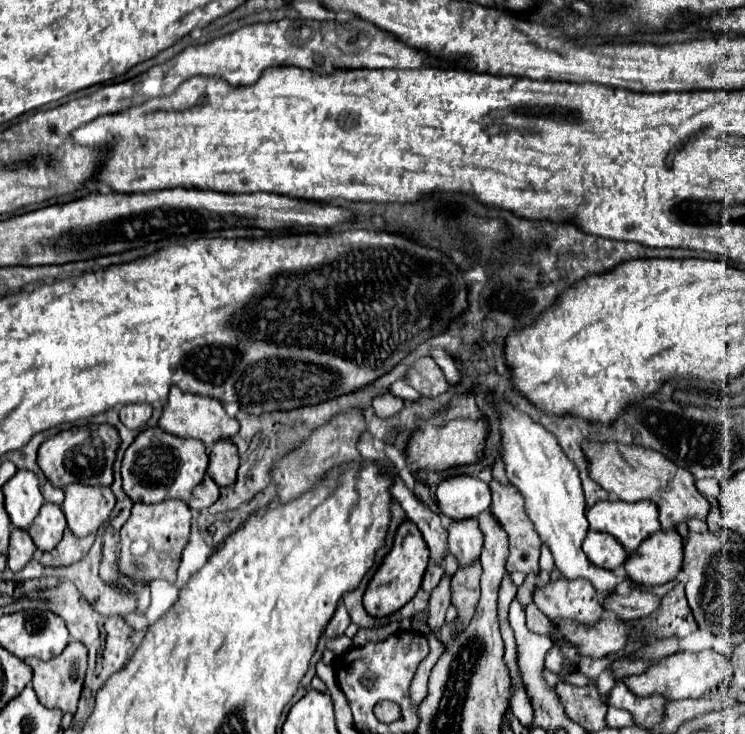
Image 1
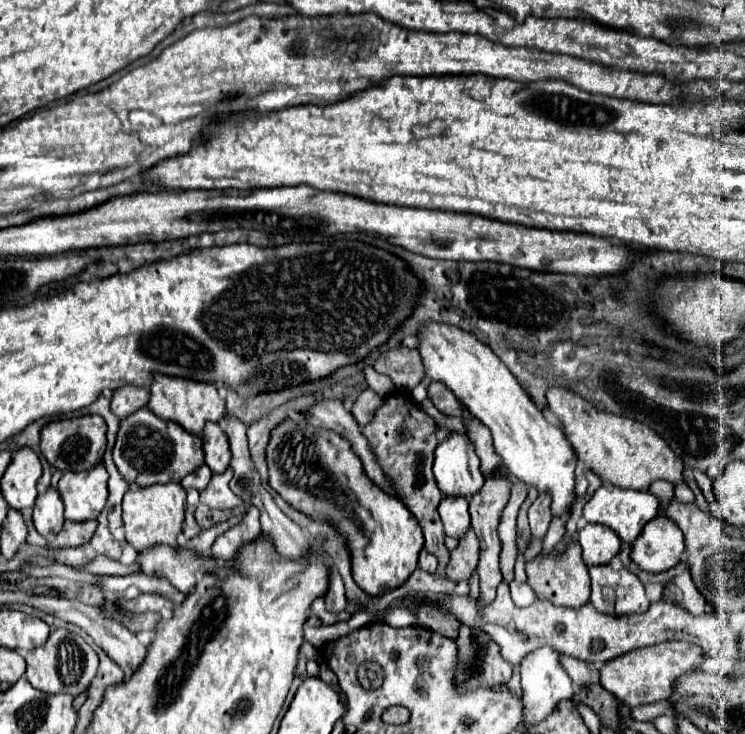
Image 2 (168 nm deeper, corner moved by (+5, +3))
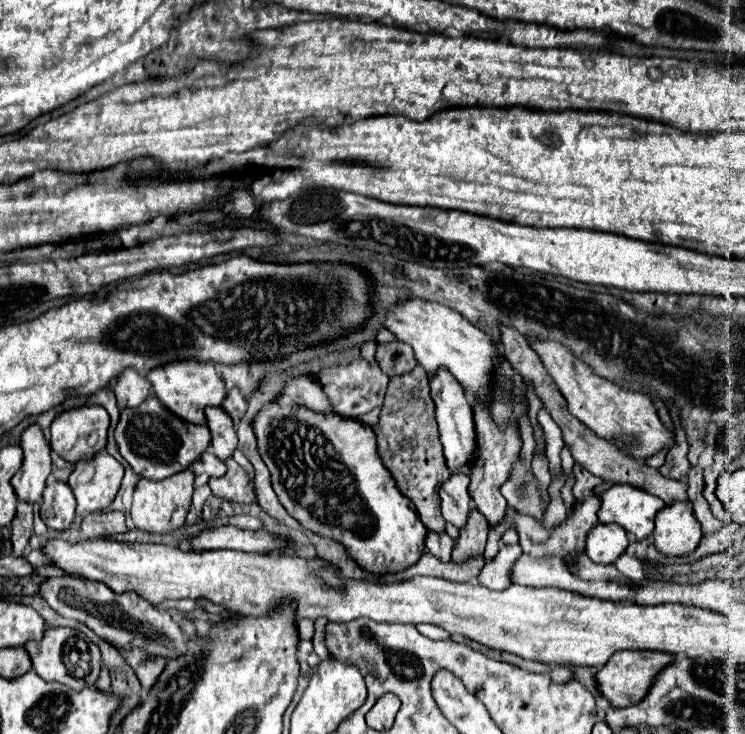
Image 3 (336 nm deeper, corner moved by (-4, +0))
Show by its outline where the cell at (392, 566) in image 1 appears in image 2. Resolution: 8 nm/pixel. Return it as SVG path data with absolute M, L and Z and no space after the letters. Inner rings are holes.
M288 419L272 431L266 459L270 485L274 491L278 491L294 509L314 519L332 521L332 525L348 539L352 551L352 577L364 593L370 597L380 597L400 587L412 575L412 571L418 567L418 553L424 547L422 529L416 517L400 499L390 497L388 493L382 493L382 489L374 487L374 483L362 473L362 463L354 453L350 453L350 445L346 445L342 437L334 437L334 433L328 429L316 429L310 423Z

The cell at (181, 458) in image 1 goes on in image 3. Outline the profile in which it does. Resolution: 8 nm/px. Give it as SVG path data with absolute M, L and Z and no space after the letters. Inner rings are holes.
M149 396L137 408L121 408L119 424L115 428L115 440L121 456L129 462L137 476L149 480L163 480L185 470L203 450L211 444L207 424L187 424L179 416L167 412L157 396Z

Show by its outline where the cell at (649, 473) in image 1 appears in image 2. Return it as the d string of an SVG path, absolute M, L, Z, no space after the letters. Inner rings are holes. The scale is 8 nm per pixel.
M554 387L550 393L546 393L546 399L550 411L560 419L562 431L574 447L578 461L594 471L604 483L634 491L648 491L648 487L658 479L670 481L674 487L684 483L682 461L666 445L666 441L662 441L662 437L658 437L652 429L646 429L646 425L596 411L590 403L574 397L574 393L566 393L566 389Z

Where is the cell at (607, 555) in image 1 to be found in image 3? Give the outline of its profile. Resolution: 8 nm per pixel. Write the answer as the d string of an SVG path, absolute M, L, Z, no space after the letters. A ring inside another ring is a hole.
M595 524L587 534L587 554L597 564L613 564L627 548L627 534L617 524Z

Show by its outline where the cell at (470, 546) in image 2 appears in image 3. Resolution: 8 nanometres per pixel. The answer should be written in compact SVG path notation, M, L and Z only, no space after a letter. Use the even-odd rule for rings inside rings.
M473 508L469 512L467 524L459 530L459 536L455 540L451 558L455 562L463 562L463 560L467 560L471 556L483 554L485 540L487 540L487 532L489 532L489 524L487 524L485 516L477 508Z

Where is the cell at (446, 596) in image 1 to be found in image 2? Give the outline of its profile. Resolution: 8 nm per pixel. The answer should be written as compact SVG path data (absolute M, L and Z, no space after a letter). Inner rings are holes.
M394 391L392 395L386 397L384 405L376 411L374 419L362 429L362 433L370 441L370 447L374 449L382 469L386 469L386 475L390 475L394 485L398 485L398 493L402 493L400 499L418 519L422 533L424 533L424 541L426 541L424 543L426 551L438 557L438 569L434 577L444 579L446 565L450 561L450 551L444 545L444 529L442 529L442 521L438 515L442 493L432 475L434 449L438 447L434 419L430 419L408 393Z

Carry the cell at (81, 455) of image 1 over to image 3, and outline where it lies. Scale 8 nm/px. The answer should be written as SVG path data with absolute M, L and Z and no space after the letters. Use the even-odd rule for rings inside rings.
M79 406L57 414L51 424L51 448L63 456L67 462L75 464L81 458L93 456L95 452L103 450L107 444L107 428L109 428L109 414L103 406Z

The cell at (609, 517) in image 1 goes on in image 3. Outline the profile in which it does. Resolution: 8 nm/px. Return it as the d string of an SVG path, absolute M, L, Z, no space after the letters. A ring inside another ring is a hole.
M615 484L601 494L599 522L615 522L639 540L653 534L653 518L665 506L657 496L639 490L631 484Z

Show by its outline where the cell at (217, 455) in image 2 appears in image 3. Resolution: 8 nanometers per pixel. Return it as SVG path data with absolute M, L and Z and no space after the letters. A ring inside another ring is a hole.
M221 406L207 408L205 416L207 416L207 426L211 430L211 436L213 436L211 450L221 460L227 460L233 454L233 450L237 448L237 436L235 436L233 420Z

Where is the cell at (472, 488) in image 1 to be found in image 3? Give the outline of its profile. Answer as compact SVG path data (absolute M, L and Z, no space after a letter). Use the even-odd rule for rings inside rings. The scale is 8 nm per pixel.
M437 368L435 376L431 376L429 386L431 386L431 398L437 404L437 422L439 422L447 466L449 470L455 472L461 466L467 466L475 452L475 424L471 420L471 400L467 398L463 386L459 386L459 382L445 368Z

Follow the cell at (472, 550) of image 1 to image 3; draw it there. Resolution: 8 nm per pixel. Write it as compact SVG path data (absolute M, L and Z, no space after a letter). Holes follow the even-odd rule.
M453 472L449 480L443 482L439 488L443 518L457 528L461 528L467 522L467 512L471 508L467 488L469 488L469 476L465 472Z

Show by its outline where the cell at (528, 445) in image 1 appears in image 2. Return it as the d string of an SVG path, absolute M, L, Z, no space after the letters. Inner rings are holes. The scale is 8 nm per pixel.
M428 323L418 333L418 351L424 361L426 379L412 391L416 403L426 399L426 385L430 381L442 381L448 389L462 399L474 417L478 417L490 431L494 447L498 449L504 467L526 487L536 487L538 493L546 493L552 499L552 519L566 519L574 501L574 469L576 453L566 441L560 427L546 421L542 411L536 407L516 377L506 365L492 353L492 349L480 343L472 333L446 323Z

